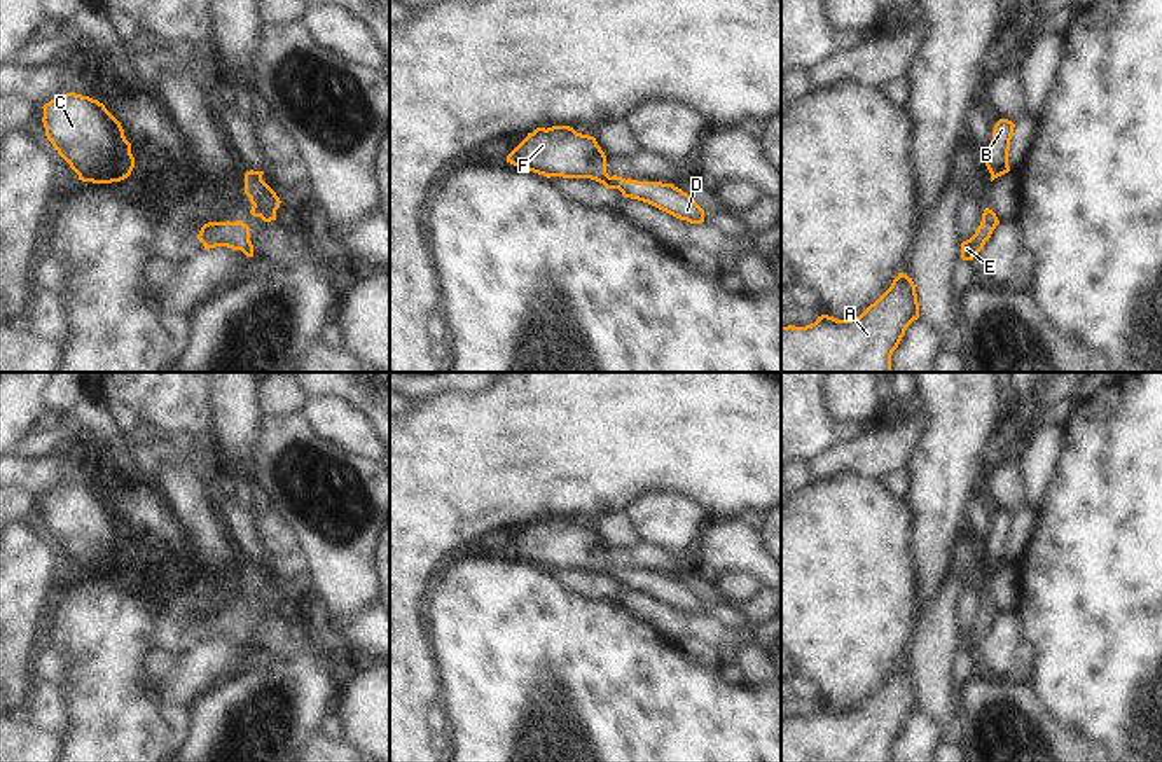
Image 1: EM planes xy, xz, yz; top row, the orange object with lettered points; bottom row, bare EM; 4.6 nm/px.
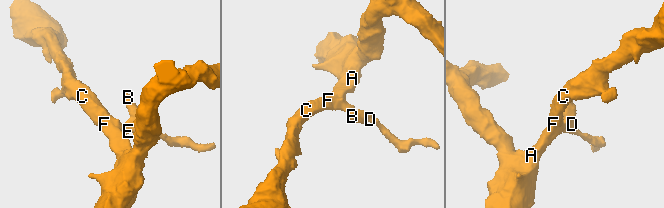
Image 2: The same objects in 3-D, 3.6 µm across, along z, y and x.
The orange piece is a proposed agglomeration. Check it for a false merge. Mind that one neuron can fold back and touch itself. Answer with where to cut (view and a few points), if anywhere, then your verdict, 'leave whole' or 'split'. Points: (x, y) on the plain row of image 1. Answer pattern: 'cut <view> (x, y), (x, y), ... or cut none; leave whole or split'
cut none; leave whole

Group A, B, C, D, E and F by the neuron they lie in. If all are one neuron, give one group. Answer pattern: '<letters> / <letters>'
A B C D E F

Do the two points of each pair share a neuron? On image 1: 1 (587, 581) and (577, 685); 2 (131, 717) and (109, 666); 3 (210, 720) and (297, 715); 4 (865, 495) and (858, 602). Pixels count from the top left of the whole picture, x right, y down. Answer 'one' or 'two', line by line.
1: two
2: one
3: one
4: one

